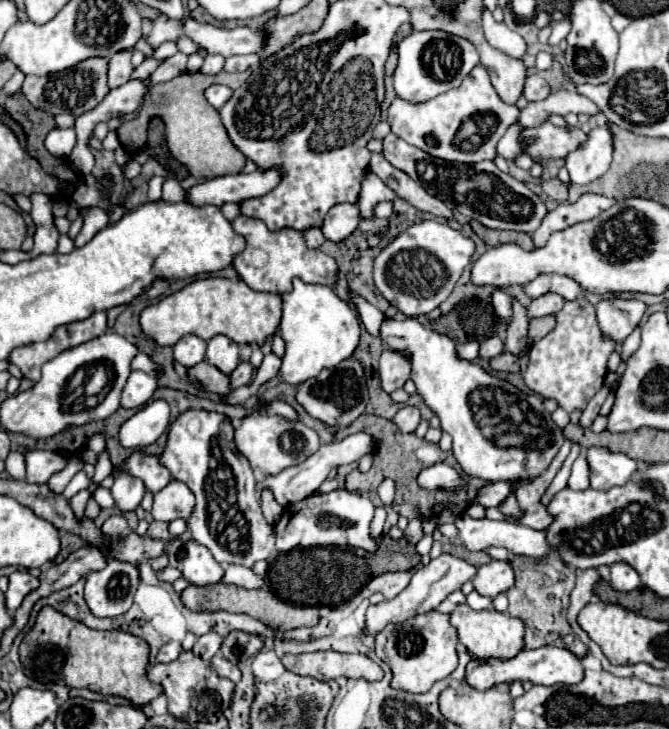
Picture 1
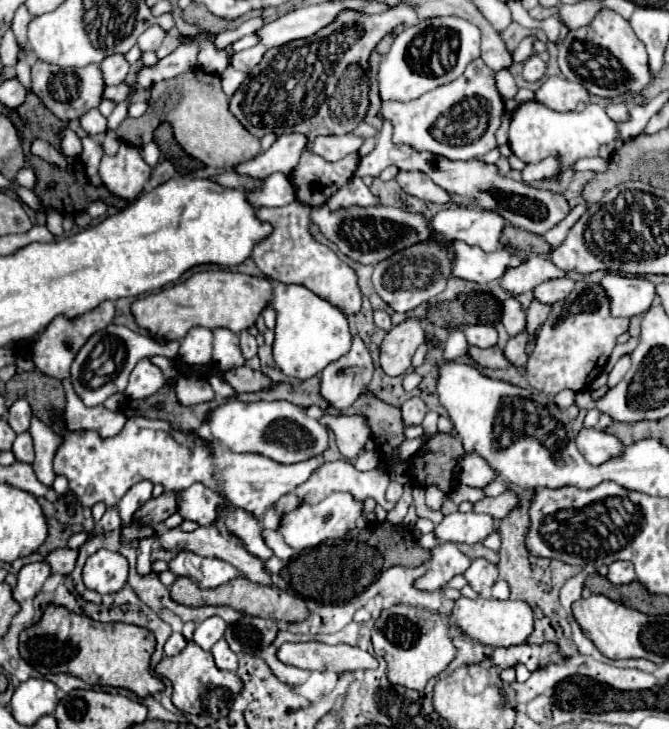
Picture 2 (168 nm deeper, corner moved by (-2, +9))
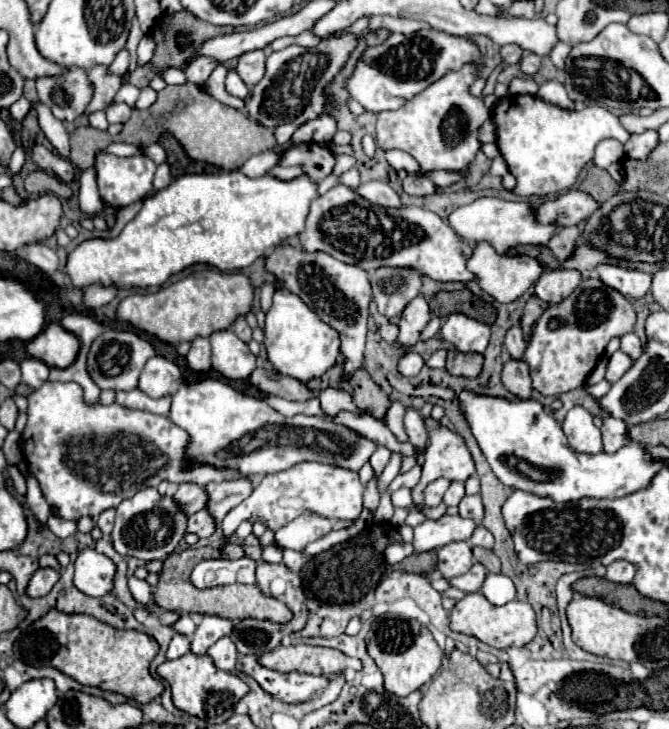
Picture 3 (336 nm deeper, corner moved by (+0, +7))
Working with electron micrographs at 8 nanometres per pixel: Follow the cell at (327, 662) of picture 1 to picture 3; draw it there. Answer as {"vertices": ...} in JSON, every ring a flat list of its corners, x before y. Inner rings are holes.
{"vertices":[[294,645,294,647,276,647,274,651,262,655,258,659,264,667,290,673,310,673,310,675,332,675,344,673,346,669,360,671,362,661,344,655,342,651,328,647,312,647,312,645]]}

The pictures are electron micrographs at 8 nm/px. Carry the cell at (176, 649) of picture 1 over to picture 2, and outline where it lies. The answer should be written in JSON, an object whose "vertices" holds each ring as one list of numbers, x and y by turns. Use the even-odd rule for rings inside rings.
{"vertices":[[172,633,170,639,166,641,164,653,166,653,166,655,176,655,176,653,180,653,180,651,186,647,186,643,188,643,188,641,184,639,182,633]]}

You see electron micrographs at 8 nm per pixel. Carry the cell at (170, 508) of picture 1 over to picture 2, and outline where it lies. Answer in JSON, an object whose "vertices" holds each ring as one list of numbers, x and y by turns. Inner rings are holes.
{"vertices":[[194,483,186,491,178,493,178,513,184,519,196,521,198,525,212,525,218,517,218,509,226,507,228,501,220,493,204,487,202,483]]}

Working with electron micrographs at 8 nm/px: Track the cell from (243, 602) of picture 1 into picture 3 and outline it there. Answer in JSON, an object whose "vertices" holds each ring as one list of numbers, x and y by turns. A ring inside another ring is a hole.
{"vertices":[[207,546,200,549,186,549,180,553,172,553,170,557,164,559,164,573,160,573,160,583,158,591,154,595,156,603,162,609,168,611,178,611,178,613,204,613,204,615,218,615,226,619,268,619,276,623,288,623,294,615,288,609,286,603,278,601,276,597,266,597,256,585,222,585,222,587,212,587,212,589,196,589,190,583,190,571,192,567,203,559,218,559,221,551]]}

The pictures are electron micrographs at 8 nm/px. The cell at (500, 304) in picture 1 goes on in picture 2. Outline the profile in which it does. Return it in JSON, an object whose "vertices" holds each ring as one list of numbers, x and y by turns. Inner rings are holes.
{"vertices":[[510,297,504,301,504,313,502,313,502,325,506,327,508,335,514,337,526,329,526,313,520,309,520,303]]}

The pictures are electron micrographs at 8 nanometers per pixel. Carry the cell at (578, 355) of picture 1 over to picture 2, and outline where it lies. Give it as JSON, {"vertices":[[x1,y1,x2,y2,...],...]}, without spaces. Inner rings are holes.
{"vertices":[[578,281,574,291,552,305,546,323,540,327,536,347,526,363,526,379,532,389,556,395,562,389,586,391,592,381,602,373,618,335,628,331,630,319,614,317,610,313,610,299,602,285]]}

